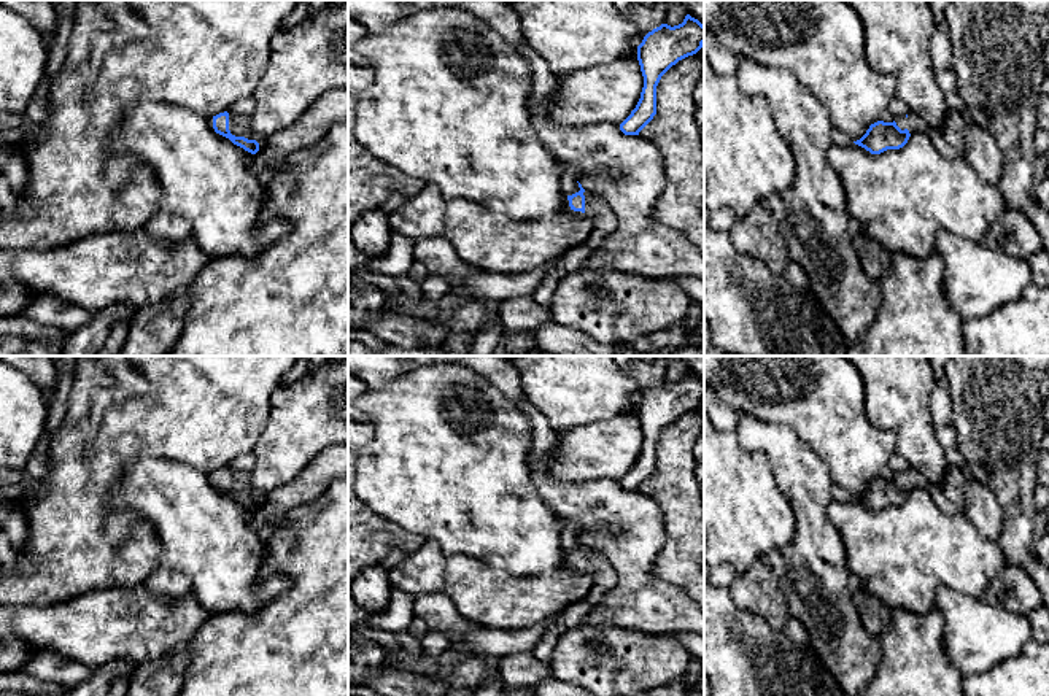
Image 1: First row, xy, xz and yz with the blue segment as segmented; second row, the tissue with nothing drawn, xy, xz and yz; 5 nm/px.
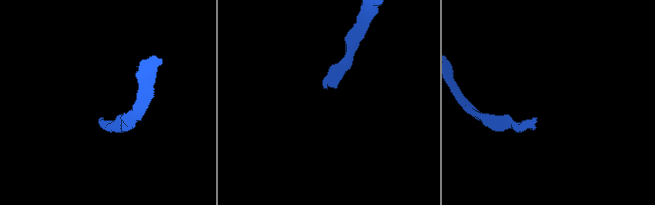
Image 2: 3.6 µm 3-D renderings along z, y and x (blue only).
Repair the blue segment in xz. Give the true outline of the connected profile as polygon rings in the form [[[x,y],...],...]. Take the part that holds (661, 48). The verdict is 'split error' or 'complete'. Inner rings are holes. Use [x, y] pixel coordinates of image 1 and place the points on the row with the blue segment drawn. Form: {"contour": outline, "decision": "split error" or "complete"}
{"contour": [[[690,14],[679,25],[661,24],[644,37],[637,46],[644,87],[636,108],[620,124],[625,135],[639,135],[653,119],[656,114],[656,86],[661,76],[679,60],[696,54],[703,44],[704,25]]], "decision": "complete"}

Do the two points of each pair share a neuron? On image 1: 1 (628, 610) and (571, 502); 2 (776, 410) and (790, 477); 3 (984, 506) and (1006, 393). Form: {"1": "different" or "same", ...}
{"1": "same", "2": "different", "3": "different"}

